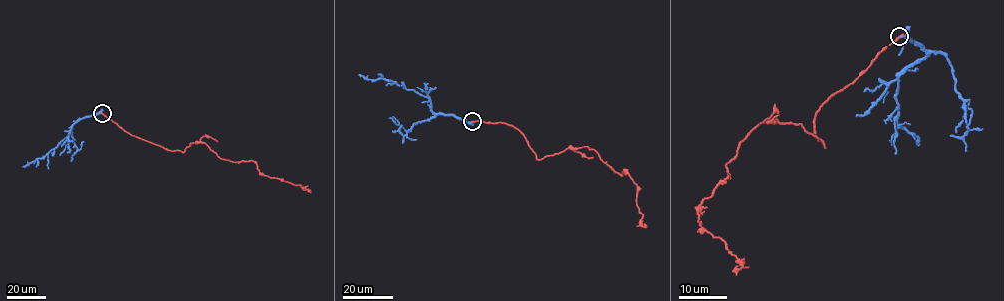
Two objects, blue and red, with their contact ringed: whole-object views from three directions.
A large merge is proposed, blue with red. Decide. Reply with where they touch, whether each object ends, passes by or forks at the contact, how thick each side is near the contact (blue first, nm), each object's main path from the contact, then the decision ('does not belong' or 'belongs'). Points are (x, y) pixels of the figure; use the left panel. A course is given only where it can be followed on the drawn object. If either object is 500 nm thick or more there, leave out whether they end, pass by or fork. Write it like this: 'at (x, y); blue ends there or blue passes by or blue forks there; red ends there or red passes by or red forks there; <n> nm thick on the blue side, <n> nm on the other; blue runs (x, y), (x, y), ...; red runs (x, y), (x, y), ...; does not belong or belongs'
at (102, 113); blue ends there; red ends there; 200 nm thick on the blue side, 300 nm on the other; blue runs (102, 113), (81, 118), (56, 146), (22, 167); red runs (102, 113), (170, 150), (203, 142), (222, 158), (252, 161), (264, 175), (308, 192); does not belong

